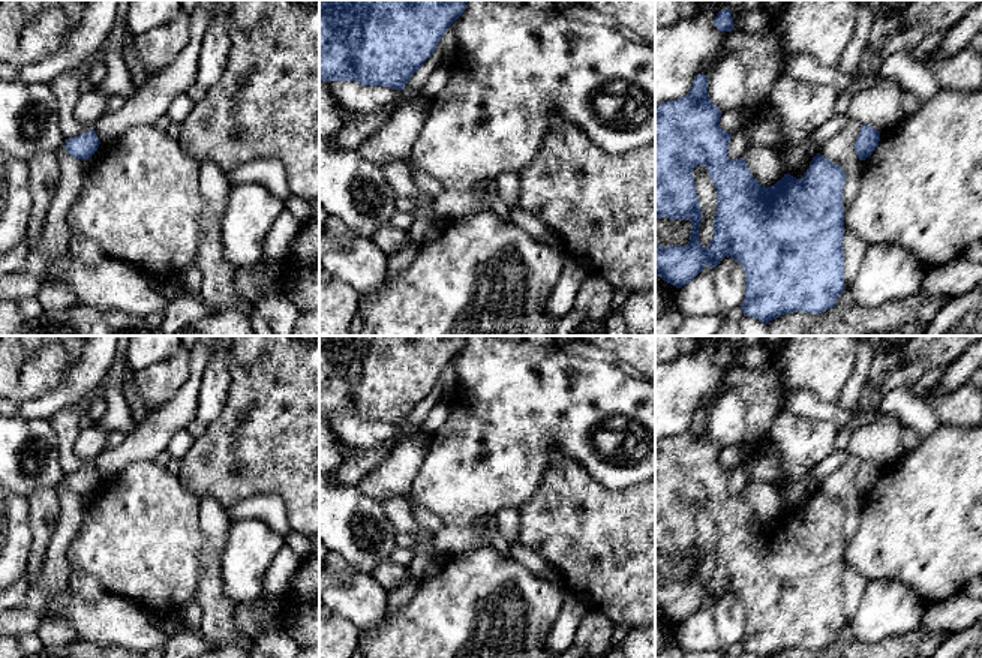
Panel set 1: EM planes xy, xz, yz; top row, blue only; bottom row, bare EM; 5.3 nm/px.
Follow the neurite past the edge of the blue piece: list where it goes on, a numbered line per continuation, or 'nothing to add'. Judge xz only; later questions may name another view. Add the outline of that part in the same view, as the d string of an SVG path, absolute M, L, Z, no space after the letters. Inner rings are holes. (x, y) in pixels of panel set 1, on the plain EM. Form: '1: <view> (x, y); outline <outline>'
nothing to add

